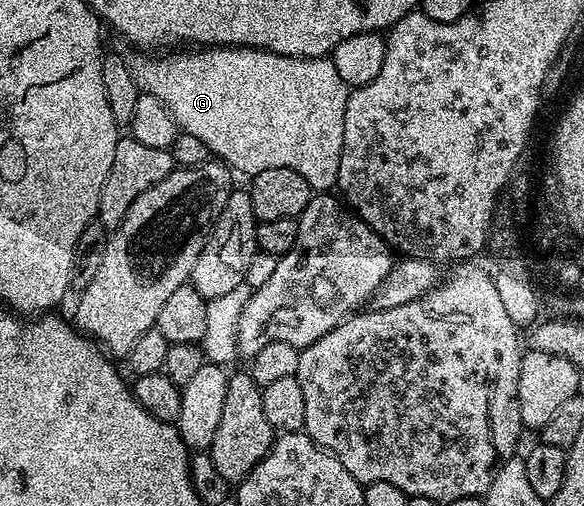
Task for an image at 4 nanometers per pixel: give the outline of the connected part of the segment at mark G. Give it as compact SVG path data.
M251 46L182 48L161 56L138 57L142 58L131 57L129 64L139 91L156 96L176 120L179 131L197 136L231 171L253 176L264 168L292 168L308 180L311 191L330 192L337 187L344 148L344 108L350 90L329 57L293 58Z

